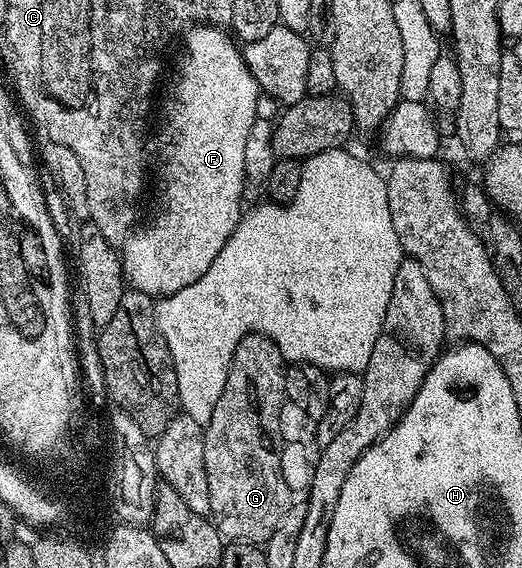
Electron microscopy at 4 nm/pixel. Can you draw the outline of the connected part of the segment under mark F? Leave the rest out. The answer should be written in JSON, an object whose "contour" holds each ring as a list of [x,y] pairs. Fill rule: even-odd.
{"contour":[[[198,29],[197,33],[193,33],[191,38],[187,40],[190,43],[190,60],[186,66],[186,73],[182,78],[179,93],[174,97],[173,102],[168,105],[168,118],[161,121],[157,130],[157,157],[155,163],[161,168],[161,185],[165,185],[165,213],[169,213],[169,225],[156,225],[150,227],[146,233],[140,231],[134,232],[125,240],[125,244],[120,246],[119,256],[121,258],[121,272],[125,275],[125,280],[132,288],[145,292],[147,296],[154,299],[170,297],[175,291],[183,291],[183,287],[187,287],[191,283],[195,283],[195,279],[199,279],[203,275],[207,275],[207,267],[211,267],[211,263],[215,263],[215,259],[219,255],[219,251],[223,251],[223,247],[227,243],[227,239],[237,226],[238,221],[243,216],[243,208],[241,209],[241,192],[247,186],[247,178],[245,176],[245,168],[243,167],[243,143],[247,143],[247,131],[251,131],[251,123],[258,120],[256,115],[256,103],[259,96],[259,88],[257,81],[252,77],[252,73],[245,60],[242,57],[242,50],[233,51],[233,47],[229,45],[227,35],[215,32],[209,32],[208,29]]]}

